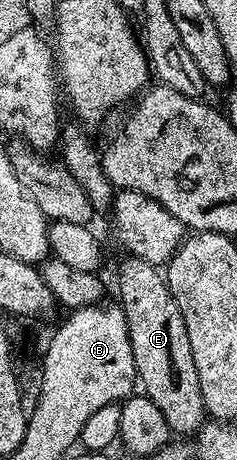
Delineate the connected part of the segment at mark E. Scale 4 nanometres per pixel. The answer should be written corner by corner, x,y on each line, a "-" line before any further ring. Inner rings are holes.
133,256
123,259
118,266
117,301
128,324
137,381
141,389
142,386
146,389
143,390
145,397
153,400
160,408
171,431
180,436
191,435
203,425
206,413
179,305
166,284
165,275
155,263

